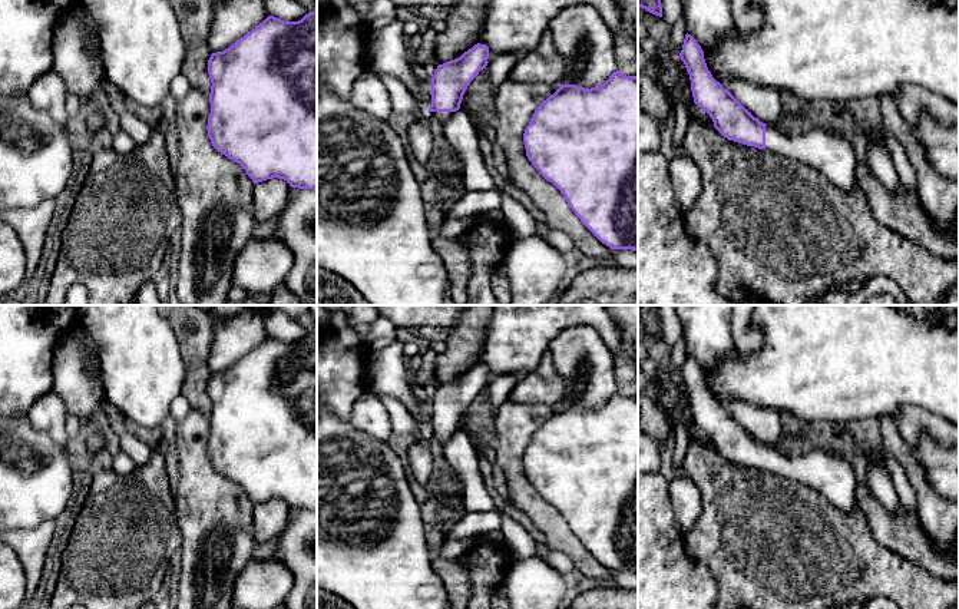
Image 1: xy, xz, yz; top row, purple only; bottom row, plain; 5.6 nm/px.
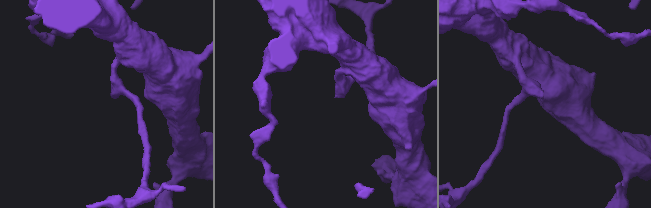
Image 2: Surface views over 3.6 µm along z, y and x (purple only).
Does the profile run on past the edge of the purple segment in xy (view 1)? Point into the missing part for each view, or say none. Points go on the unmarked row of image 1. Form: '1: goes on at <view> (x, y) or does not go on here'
1: does not go on here

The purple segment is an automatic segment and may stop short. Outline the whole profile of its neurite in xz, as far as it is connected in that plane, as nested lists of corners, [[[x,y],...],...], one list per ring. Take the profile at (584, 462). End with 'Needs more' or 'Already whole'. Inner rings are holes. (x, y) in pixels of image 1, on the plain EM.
[[[614,393],[601,408],[559,406],[523,454],[526,477],[611,570],[638,572],[638,398]]]. Already whole

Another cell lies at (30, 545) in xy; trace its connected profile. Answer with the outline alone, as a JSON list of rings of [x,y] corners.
[[[54,520],[37,527],[0,532],[0,540],[19,556],[26,576],[26,600],[32,600],[43,572],[44,556],[54,536]]]

